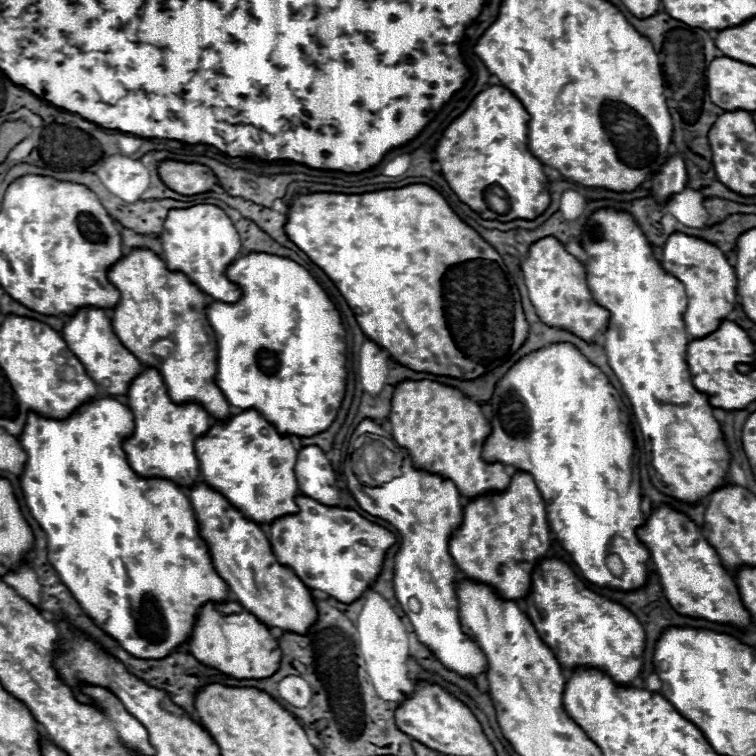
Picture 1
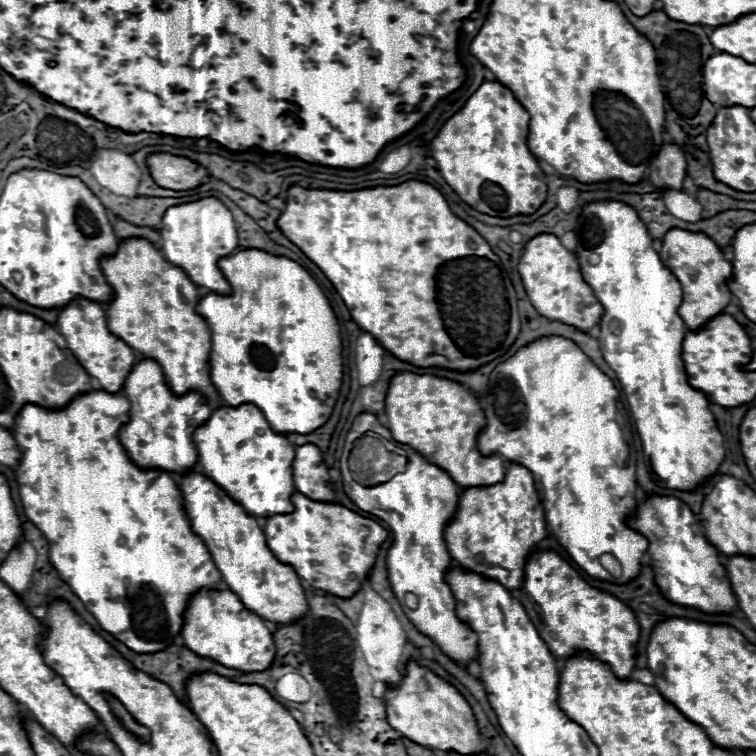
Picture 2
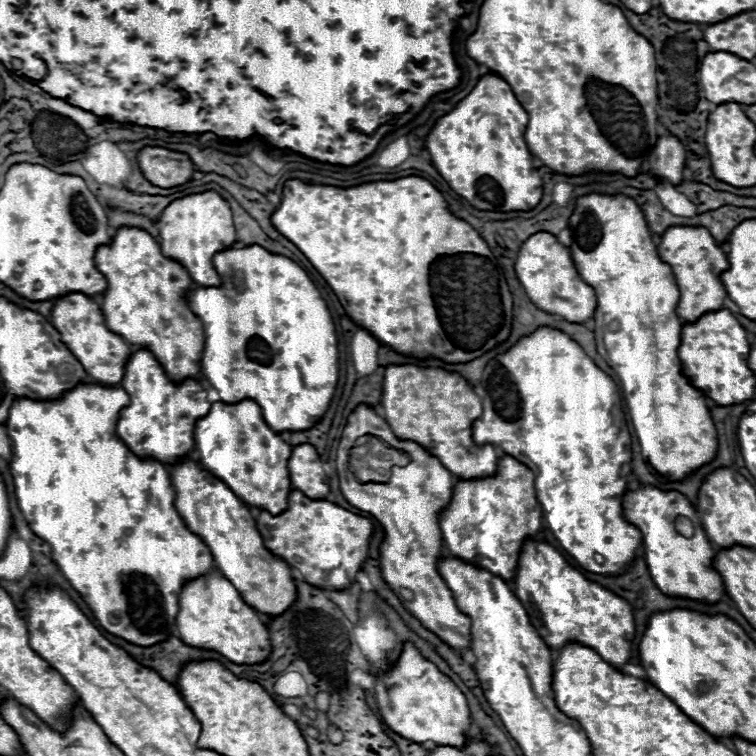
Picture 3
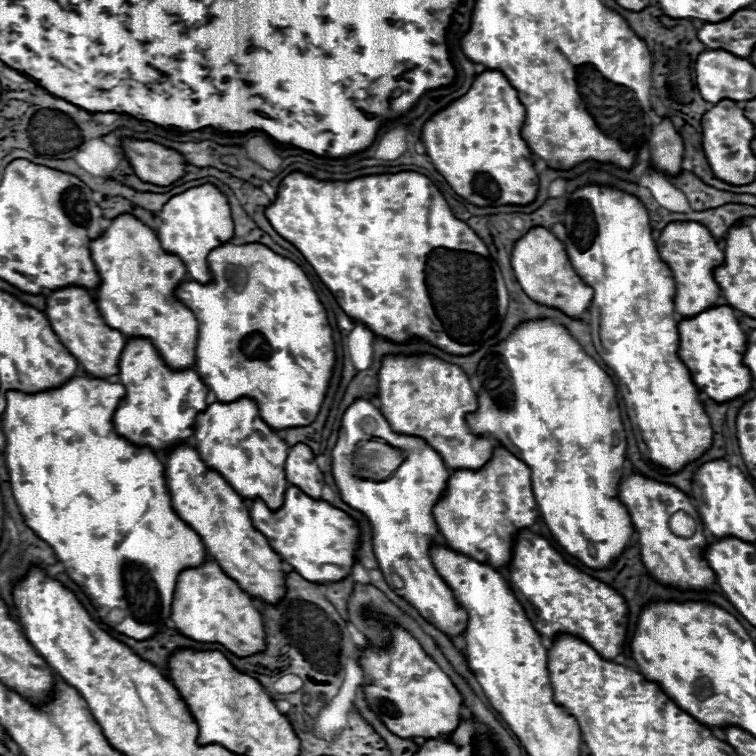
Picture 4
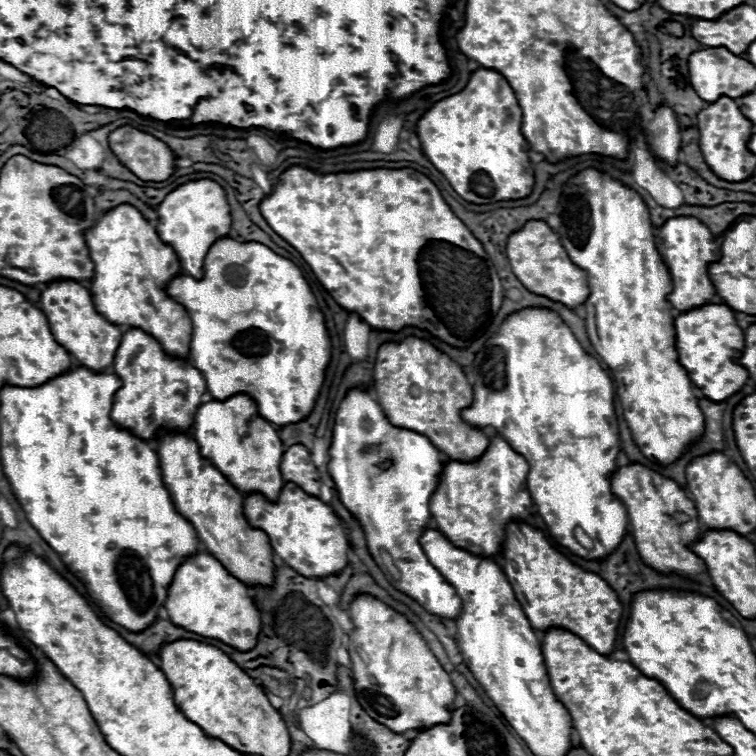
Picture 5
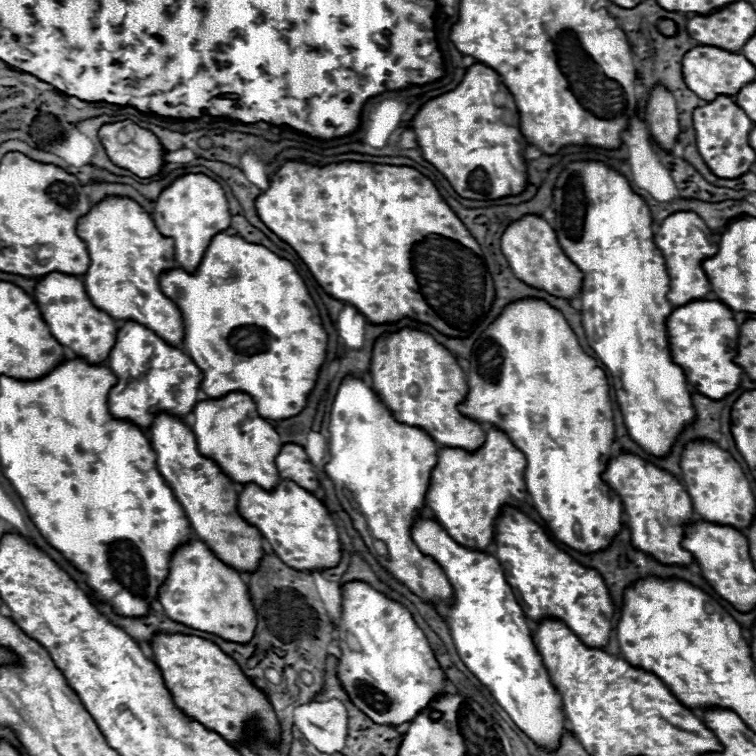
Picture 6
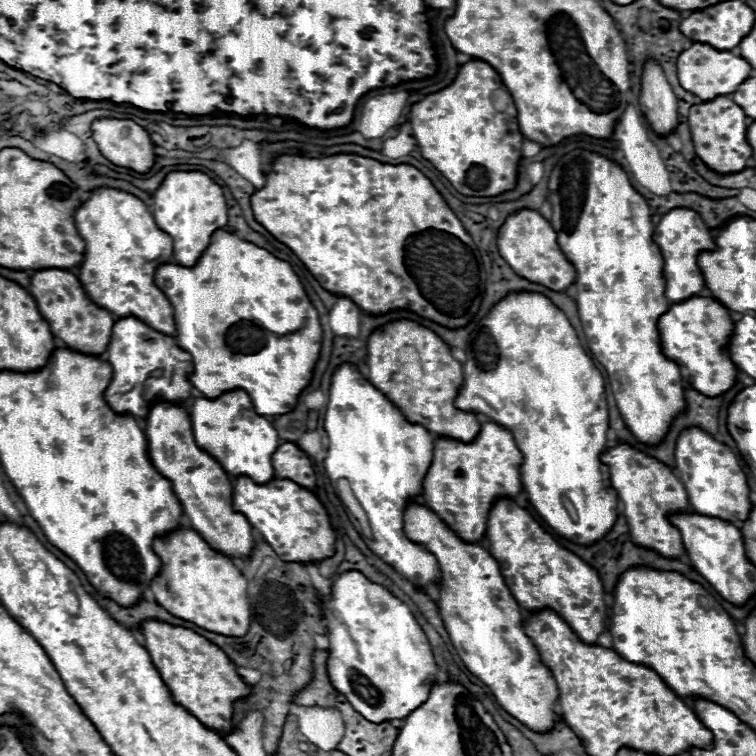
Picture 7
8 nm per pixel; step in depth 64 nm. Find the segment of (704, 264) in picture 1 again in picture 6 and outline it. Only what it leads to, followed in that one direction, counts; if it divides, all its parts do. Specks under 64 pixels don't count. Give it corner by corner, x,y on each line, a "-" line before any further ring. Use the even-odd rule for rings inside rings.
676,212
662,220
654,234
654,242
666,260
666,270
670,276
670,304
684,306
692,300
704,300
710,292
710,282
702,268
702,262
718,252
718,244
712,242
712,230
704,224
704,220
694,212

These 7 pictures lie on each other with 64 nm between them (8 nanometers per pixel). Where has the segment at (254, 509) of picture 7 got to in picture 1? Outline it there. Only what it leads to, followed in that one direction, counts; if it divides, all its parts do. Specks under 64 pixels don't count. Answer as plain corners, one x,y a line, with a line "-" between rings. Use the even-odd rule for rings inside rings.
298,496
296,504
300,508
298,514
278,518
270,524
268,540
274,548
272,552
308,588
322,590
344,604
352,604
378,580
386,552
396,544
396,536
354,510
328,508
306,496

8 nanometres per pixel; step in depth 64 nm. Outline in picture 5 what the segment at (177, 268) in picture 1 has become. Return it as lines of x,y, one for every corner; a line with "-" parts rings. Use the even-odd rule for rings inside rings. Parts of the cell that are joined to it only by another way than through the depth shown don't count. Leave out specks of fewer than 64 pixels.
196,180
178,186
158,206
156,232
164,244
170,244
180,260
180,266
192,278
204,276
204,258
218,238
226,238
232,228
230,206
224,190
212,180

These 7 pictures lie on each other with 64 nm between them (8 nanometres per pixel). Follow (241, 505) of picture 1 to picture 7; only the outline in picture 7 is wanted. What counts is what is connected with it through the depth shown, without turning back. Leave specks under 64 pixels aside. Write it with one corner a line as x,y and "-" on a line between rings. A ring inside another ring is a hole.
244,390
226,392
216,400
192,400
190,420
198,448
208,452
230,476
248,476
256,484
266,484
274,478
272,454
280,446
278,432
268,420
256,414
250,396

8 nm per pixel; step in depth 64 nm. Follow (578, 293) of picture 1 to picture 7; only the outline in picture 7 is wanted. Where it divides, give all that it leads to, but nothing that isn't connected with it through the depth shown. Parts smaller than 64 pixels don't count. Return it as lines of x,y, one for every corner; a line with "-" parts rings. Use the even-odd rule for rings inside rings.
520,210
506,218
504,226
498,232
498,250
518,276
542,284
554,292
568,290
576,280
576,268
572,268
572,264
568,264
568,258
560,252
556,230
536,210

